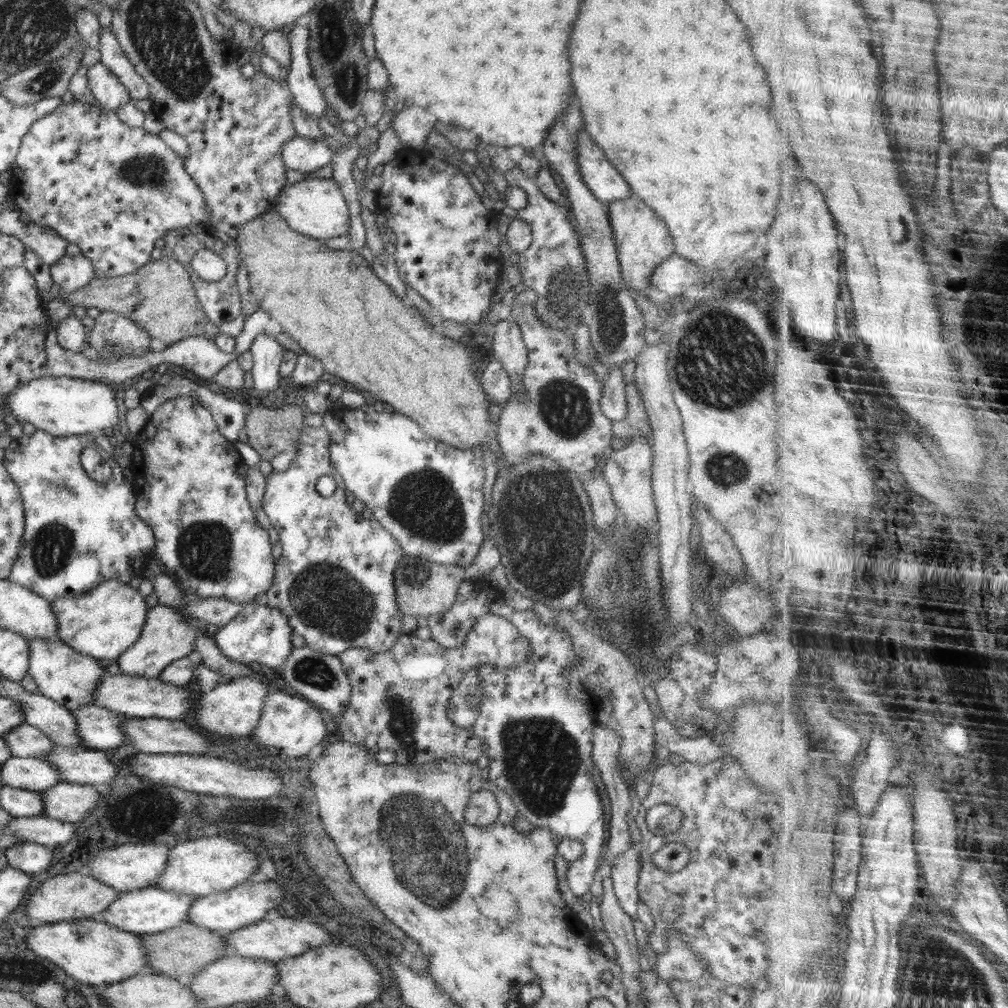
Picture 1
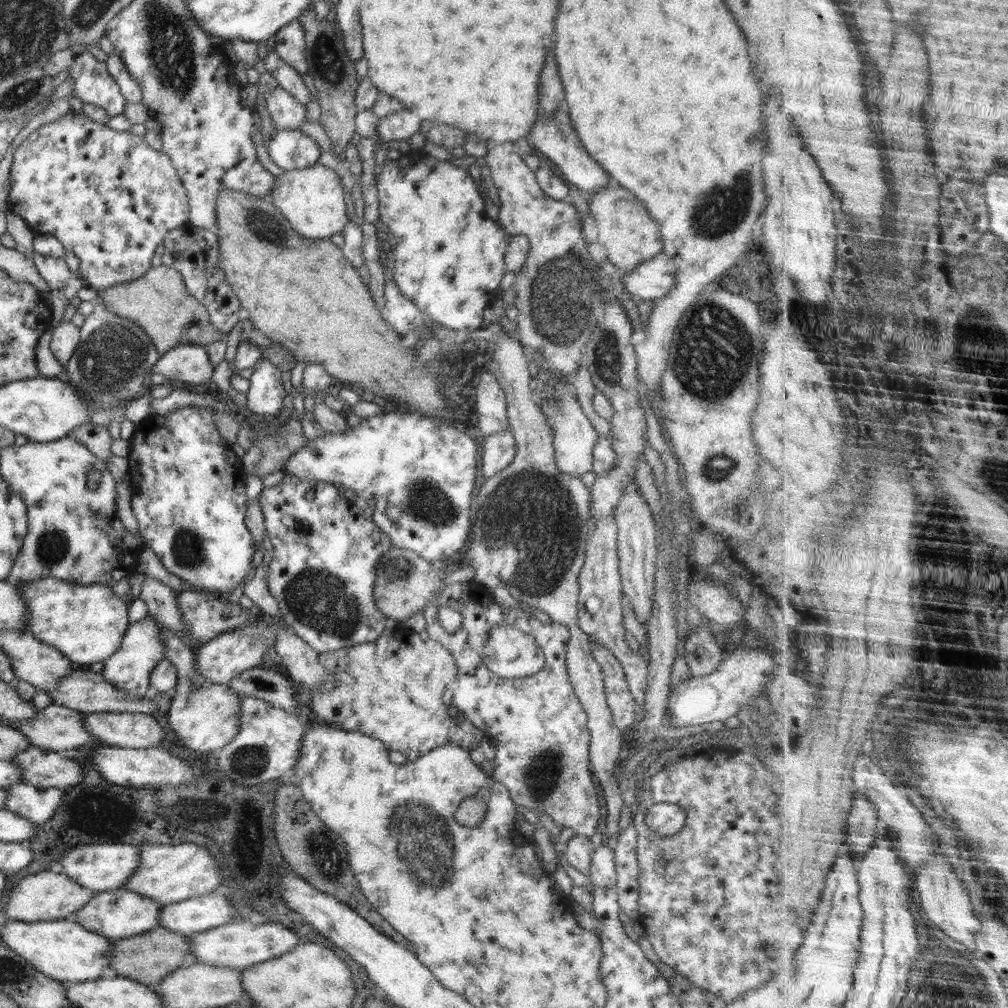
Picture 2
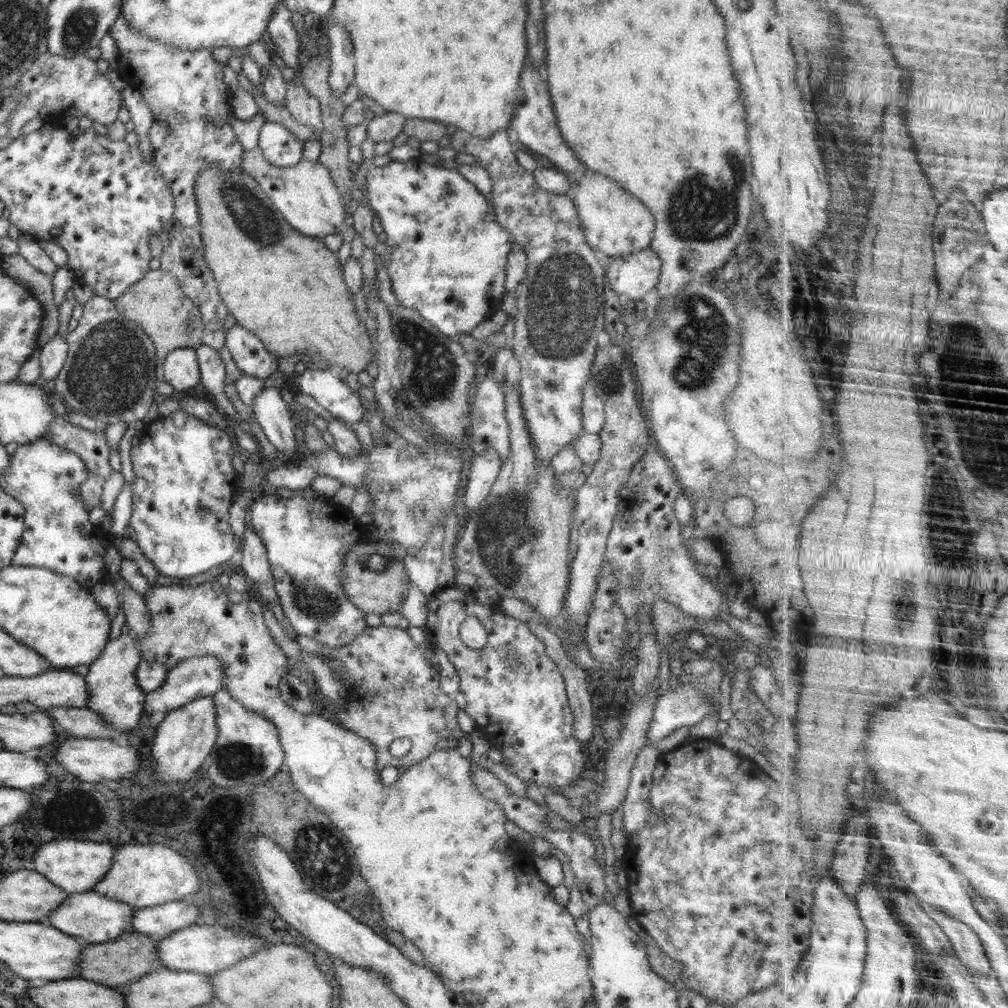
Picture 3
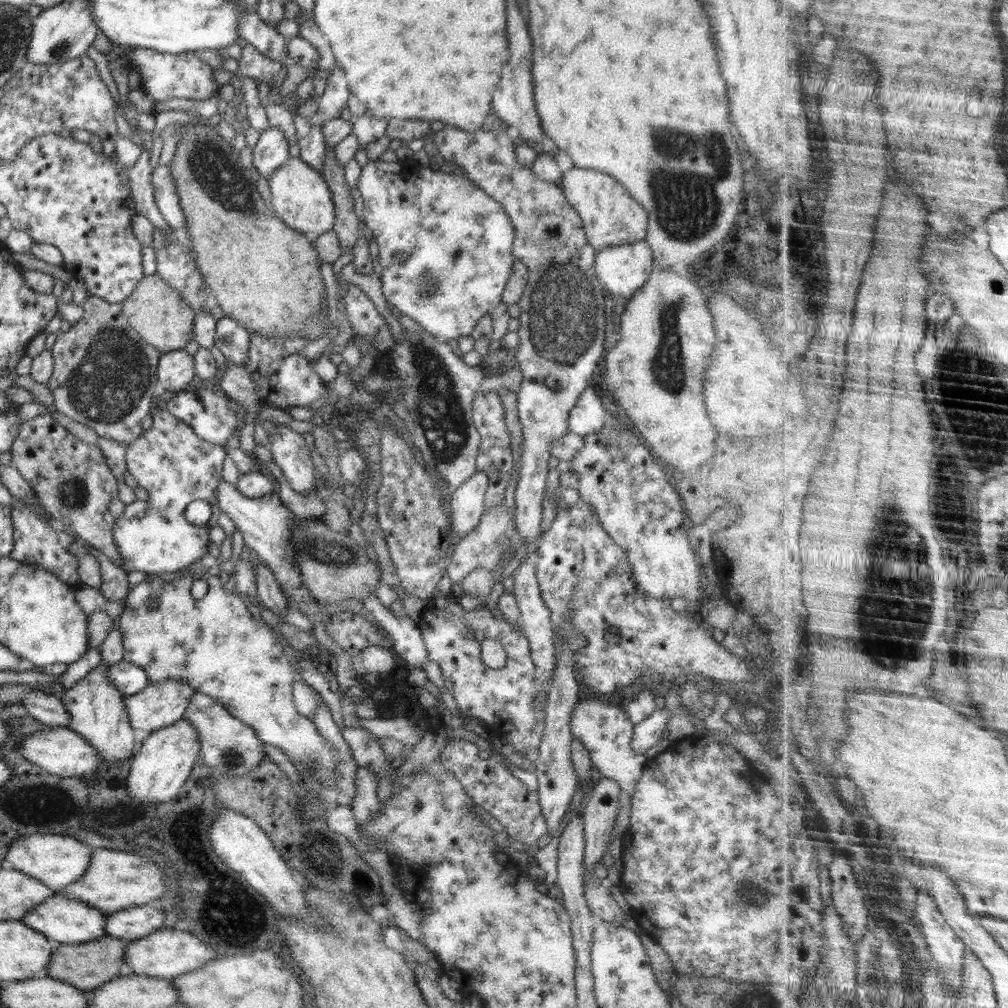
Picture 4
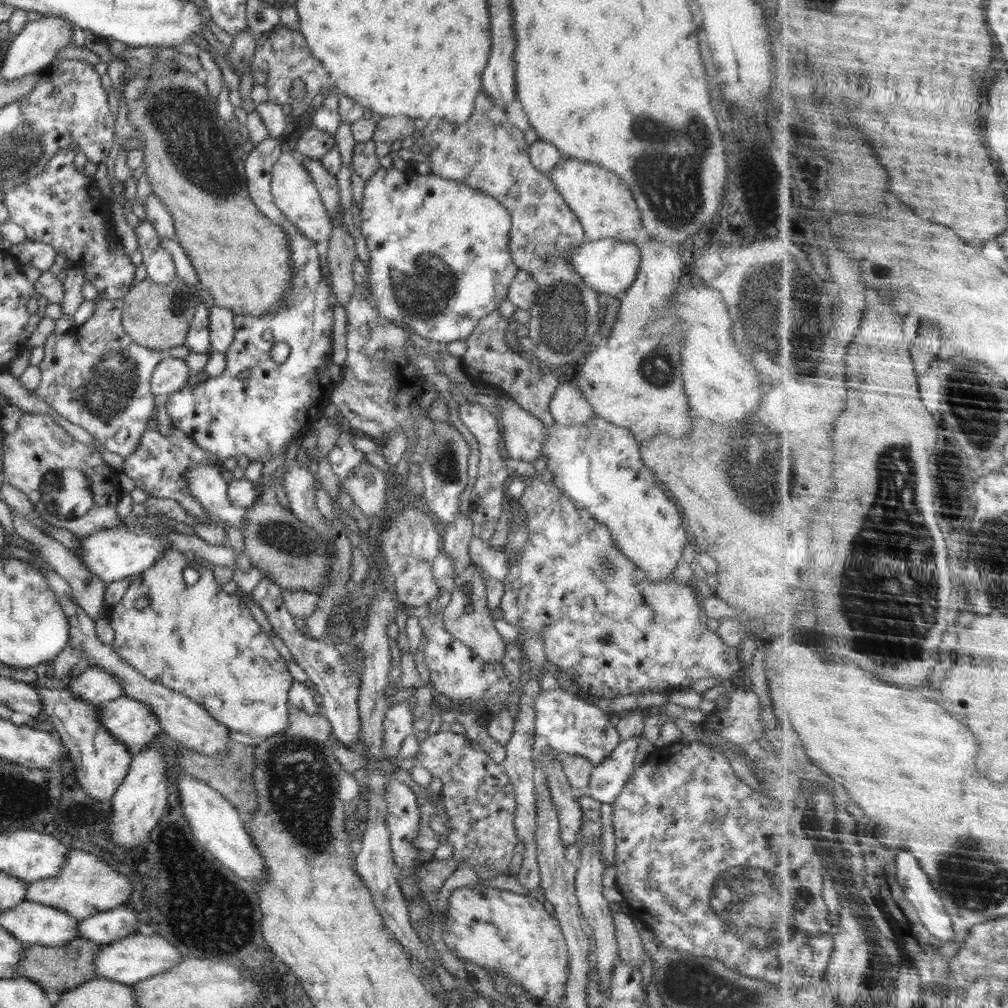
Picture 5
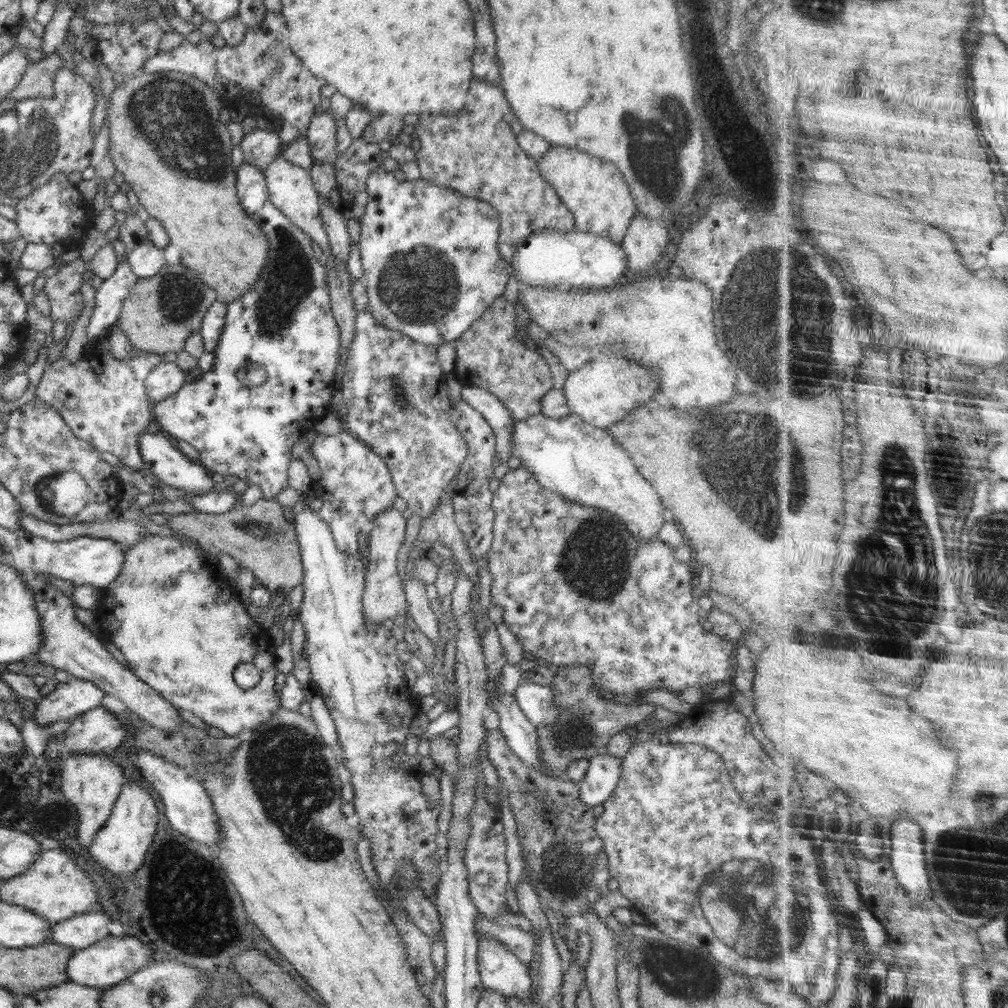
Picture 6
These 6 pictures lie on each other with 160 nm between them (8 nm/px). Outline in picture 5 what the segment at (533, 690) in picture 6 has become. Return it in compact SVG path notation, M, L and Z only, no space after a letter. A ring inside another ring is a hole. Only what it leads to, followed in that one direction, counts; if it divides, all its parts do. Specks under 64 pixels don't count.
M562 688L542 691L535 698L533 709L536 713L535 734L562 756L578 754L595 765L621 743L614 713L604 713L597 705Z

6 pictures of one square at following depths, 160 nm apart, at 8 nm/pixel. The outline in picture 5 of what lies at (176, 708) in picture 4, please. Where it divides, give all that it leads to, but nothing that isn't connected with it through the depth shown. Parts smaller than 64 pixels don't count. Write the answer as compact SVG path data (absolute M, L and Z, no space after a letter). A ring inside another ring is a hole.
M126 695L100 703L99 722L125 744L132 755L162 734L159 720L149 704Z

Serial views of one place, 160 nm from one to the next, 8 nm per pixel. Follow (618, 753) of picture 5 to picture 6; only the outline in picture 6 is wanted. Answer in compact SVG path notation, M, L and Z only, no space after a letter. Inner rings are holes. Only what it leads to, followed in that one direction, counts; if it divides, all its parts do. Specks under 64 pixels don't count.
M605 751L589 759L589 767L584 778L577 784L579 788L579 797L582 802L594 807L603 804L609 796L615 792L616 785L620 780L622 758L610 756Z

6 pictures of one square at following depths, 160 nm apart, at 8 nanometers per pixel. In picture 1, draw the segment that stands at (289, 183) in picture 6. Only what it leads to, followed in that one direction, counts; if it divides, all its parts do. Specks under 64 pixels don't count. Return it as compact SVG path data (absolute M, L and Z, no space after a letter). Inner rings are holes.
M306 178L296 182L296 184L286 184L277 197L278 202L275 203L275 208L292 230L317 240L331 239L332 237L344 235L348 236L350 228L348 205L342 191L336 186L332 178Z

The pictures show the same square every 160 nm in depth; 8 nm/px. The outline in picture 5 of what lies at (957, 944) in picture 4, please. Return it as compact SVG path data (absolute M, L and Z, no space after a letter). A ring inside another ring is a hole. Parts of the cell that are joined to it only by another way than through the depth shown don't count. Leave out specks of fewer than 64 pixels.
M904 850L897 855L897 868L899 881L905 886L906 896L918 910L922 922L943 944L951 943L959 933L921 860L914 852Z

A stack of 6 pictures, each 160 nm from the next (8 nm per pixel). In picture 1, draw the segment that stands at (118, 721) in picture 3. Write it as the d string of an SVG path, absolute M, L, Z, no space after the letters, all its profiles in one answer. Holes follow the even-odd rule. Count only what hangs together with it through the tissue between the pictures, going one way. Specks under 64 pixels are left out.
M158 603L150 607L138 640L117 659L121 674L146 678L158 677L161 670L172 664L174 660L185 658L194 652L194 641L202 630L202 623L196 619L185 620L172 606Z

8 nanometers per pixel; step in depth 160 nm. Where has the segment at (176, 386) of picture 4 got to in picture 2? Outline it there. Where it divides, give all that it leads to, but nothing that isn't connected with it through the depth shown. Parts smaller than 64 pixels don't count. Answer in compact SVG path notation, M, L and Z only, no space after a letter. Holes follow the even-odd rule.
M180 344L165 352L151 367L152 373L164 374L174 385L211 383L215 369L204 345Z

